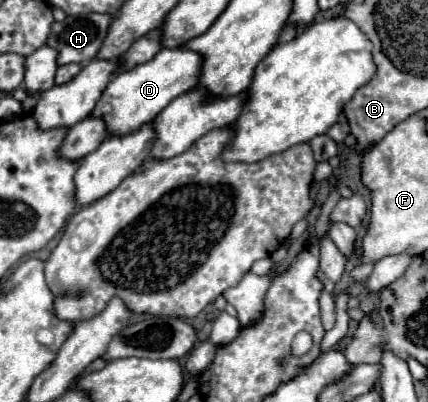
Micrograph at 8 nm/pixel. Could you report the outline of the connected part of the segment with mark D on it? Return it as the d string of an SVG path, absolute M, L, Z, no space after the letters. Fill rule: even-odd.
M161 49L161 53L157 53L157 57L153 57L151 61L137 65L127 73L115 75L105 87L95 109L91 111L91 117L97 117L105 123L107 135L115 135L115 137L133 135L143 125L151 123L157 117L157 113L165 109L165 105L169 105L175 97L189 91L197 83L199 65L201 65L201 57L193 51Z

